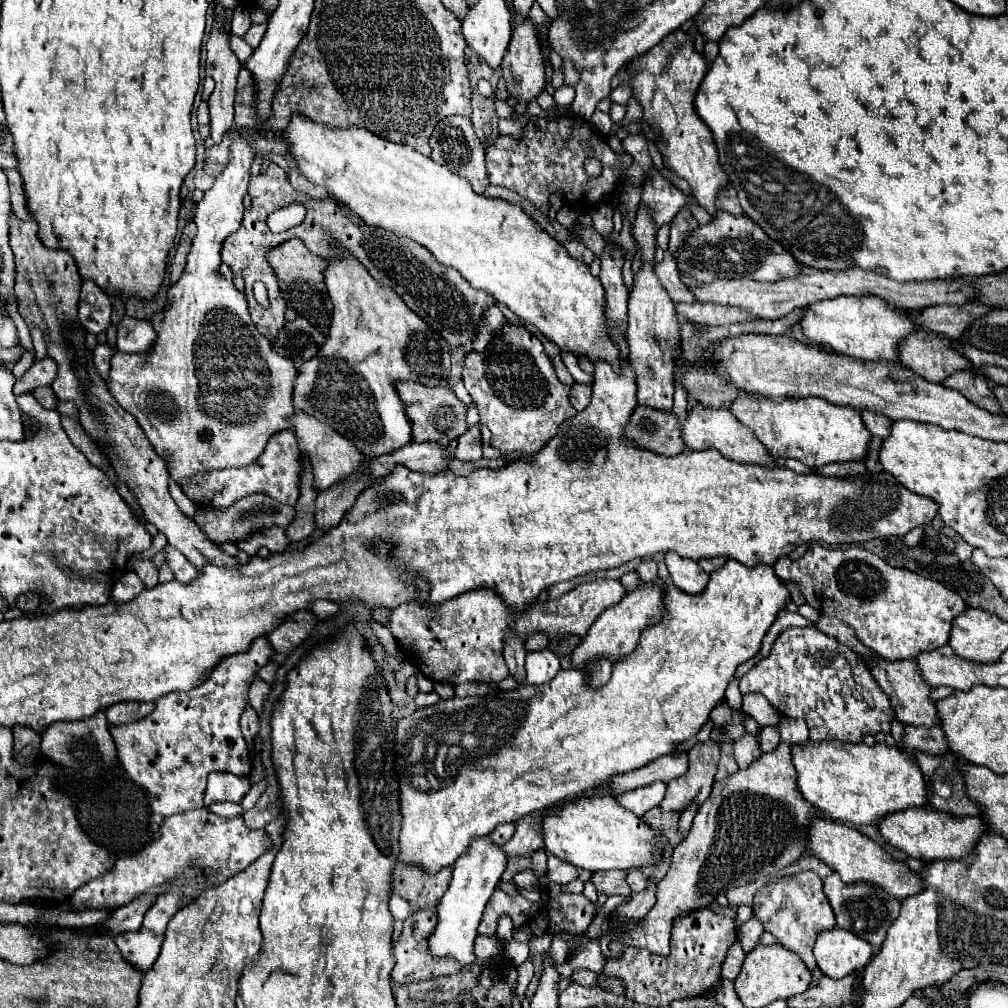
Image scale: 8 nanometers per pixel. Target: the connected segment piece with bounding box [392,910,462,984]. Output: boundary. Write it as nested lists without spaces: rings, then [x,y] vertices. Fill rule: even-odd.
[[[420,910],[416,912],[412,918],[408,918],[404,922],[404,932],[400,936],[400,940],[394,944],[394,958],[396,958],[396,966],[392,970],[392,980],[398,984],[408,984],[408,982],[420,982],[420,980],[430,980],[436,976],[448,976],[454,972],[460,972],[460,964],[444,958],[444,960],[432,960],[428,954],[428,936],[434,932],[438,920],[434,912],[428,910]]]

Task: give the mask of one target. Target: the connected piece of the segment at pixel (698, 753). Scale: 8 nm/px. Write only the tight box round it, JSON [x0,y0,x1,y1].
[660,742,722,812]

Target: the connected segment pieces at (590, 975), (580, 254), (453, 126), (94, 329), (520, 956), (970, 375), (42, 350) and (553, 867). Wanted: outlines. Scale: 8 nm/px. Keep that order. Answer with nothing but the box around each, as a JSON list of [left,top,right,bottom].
[[572,970,596,986],[564,242,594,266],[430,116,490,194],[78,280,112,334],[504,940,528,966],[942,370,1002,414],[30,328,47,360],[548,856,578,884]]

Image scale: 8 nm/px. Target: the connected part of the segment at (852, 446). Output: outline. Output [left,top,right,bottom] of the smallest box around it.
[730,394,870,468]

